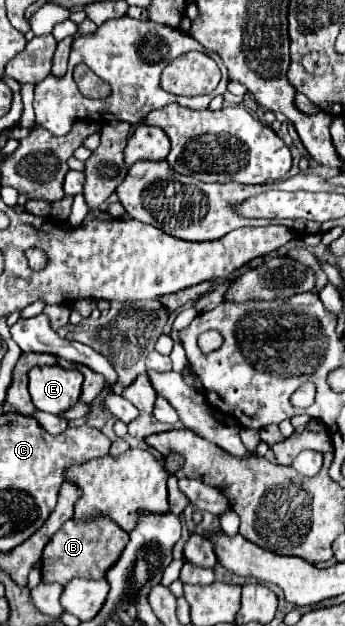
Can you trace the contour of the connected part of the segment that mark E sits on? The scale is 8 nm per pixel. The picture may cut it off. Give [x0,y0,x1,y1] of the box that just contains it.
[29,365,83,415]

